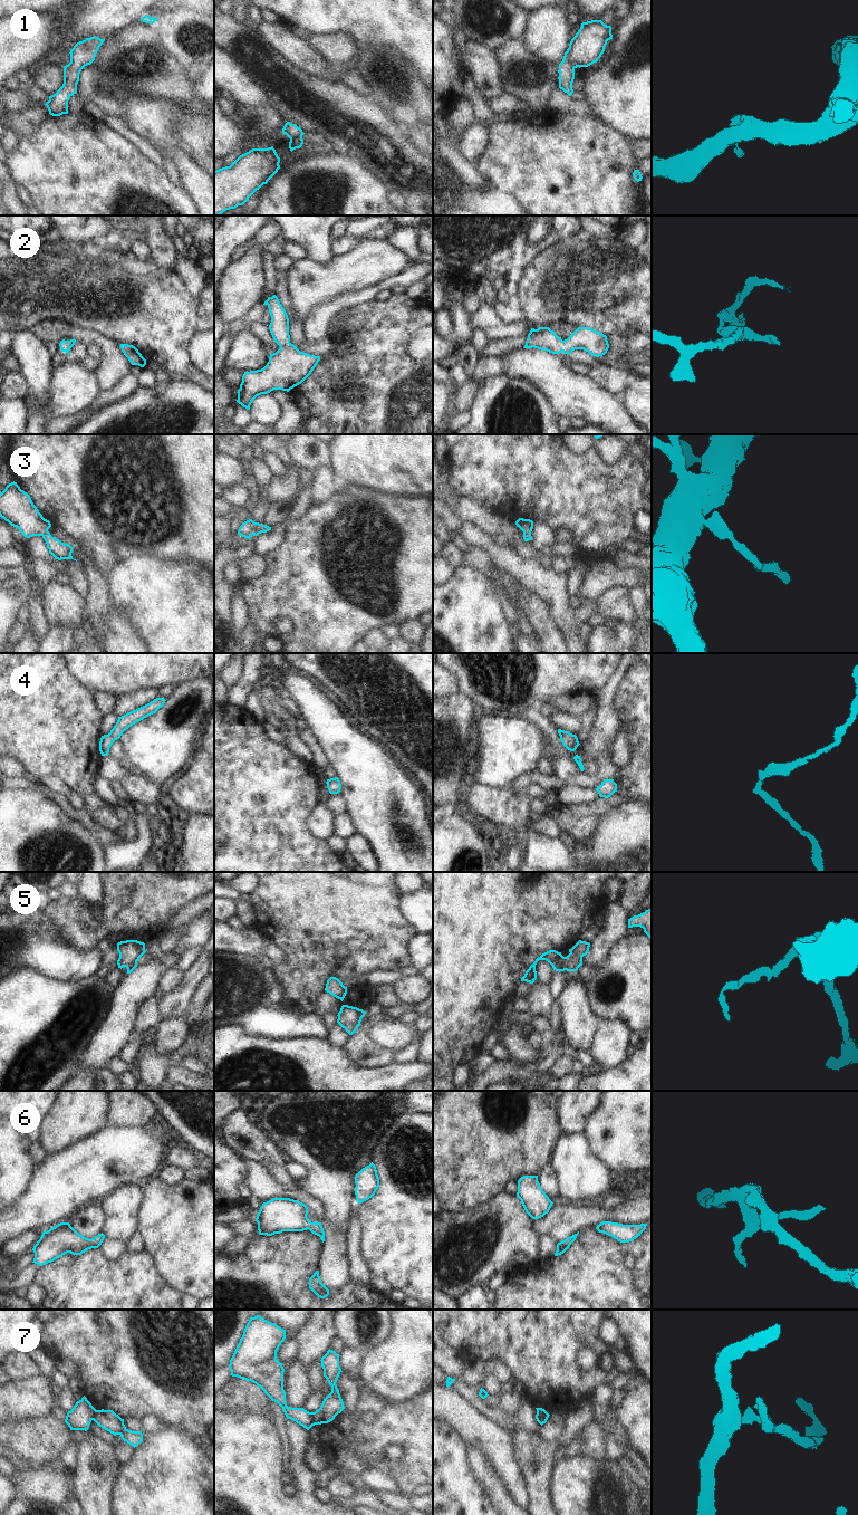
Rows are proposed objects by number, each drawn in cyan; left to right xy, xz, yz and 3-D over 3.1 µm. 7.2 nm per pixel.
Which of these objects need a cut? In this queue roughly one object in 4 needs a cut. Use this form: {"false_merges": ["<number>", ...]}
{"false_merges": ["7"]}

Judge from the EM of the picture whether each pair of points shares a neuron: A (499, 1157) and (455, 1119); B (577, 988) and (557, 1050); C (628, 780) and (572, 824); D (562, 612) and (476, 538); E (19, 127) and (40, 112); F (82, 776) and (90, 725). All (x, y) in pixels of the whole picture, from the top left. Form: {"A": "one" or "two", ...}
{"A": "one", "B": "two", "C": "one", "D": "one", "E": "one", "F": "one"}

